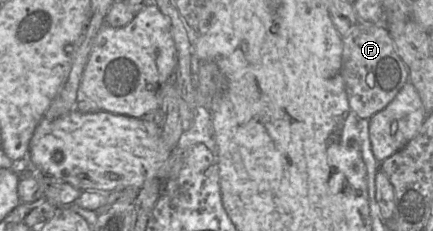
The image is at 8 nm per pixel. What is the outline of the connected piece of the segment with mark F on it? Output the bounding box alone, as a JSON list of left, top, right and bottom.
[342,22,409,119]

